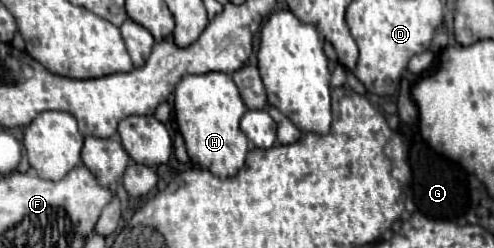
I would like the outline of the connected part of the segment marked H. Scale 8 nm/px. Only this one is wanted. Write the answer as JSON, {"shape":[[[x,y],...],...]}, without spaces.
{"shape":[[[224,72],[186,74],[174,92],[174,112],[184,136],[190,160],[216,176],[234,176],[244,166],[248,154],[248,138],[240,130],[240,118],[246,114],[244,100],[234,80]]]}

